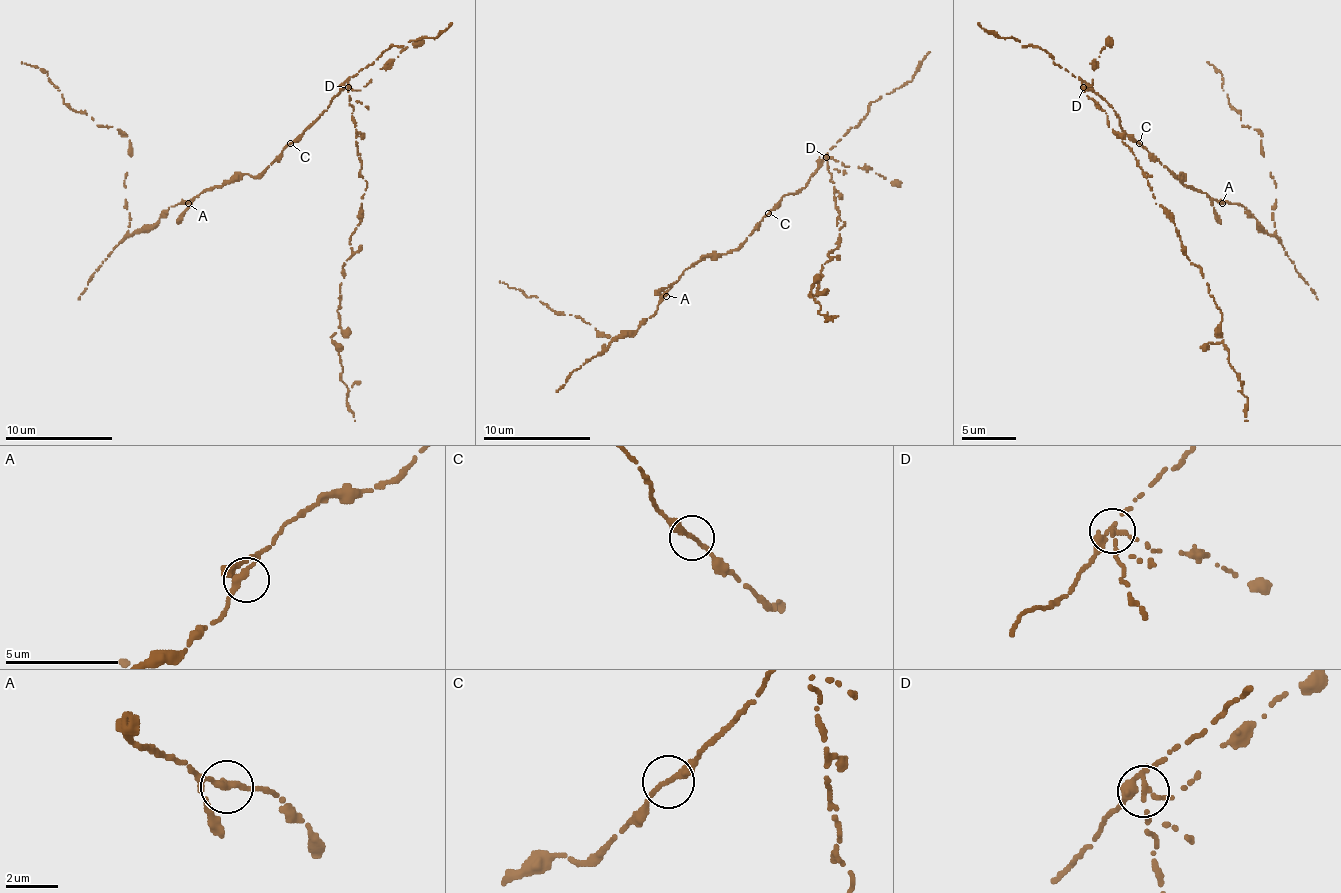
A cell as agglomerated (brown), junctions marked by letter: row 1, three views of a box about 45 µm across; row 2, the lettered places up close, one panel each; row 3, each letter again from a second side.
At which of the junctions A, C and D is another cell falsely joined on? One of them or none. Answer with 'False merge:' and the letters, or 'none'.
False merge: D

